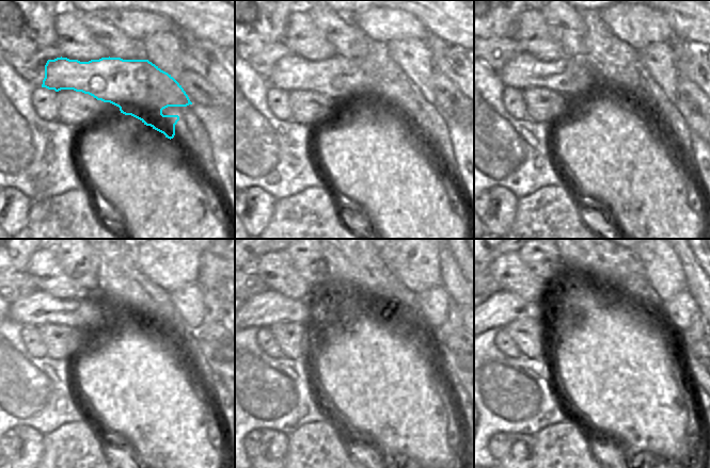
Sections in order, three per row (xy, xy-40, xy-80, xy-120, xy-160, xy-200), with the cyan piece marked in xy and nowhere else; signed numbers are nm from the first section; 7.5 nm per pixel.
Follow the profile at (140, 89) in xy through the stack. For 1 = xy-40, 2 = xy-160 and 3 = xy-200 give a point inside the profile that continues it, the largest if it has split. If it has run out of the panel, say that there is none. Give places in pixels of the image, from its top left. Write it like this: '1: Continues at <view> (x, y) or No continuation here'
1: Continues at xy-40 (354, 81)
2: Continues at xy-160 (264, 309)
3: Continues at xy-200 (498, 310).

